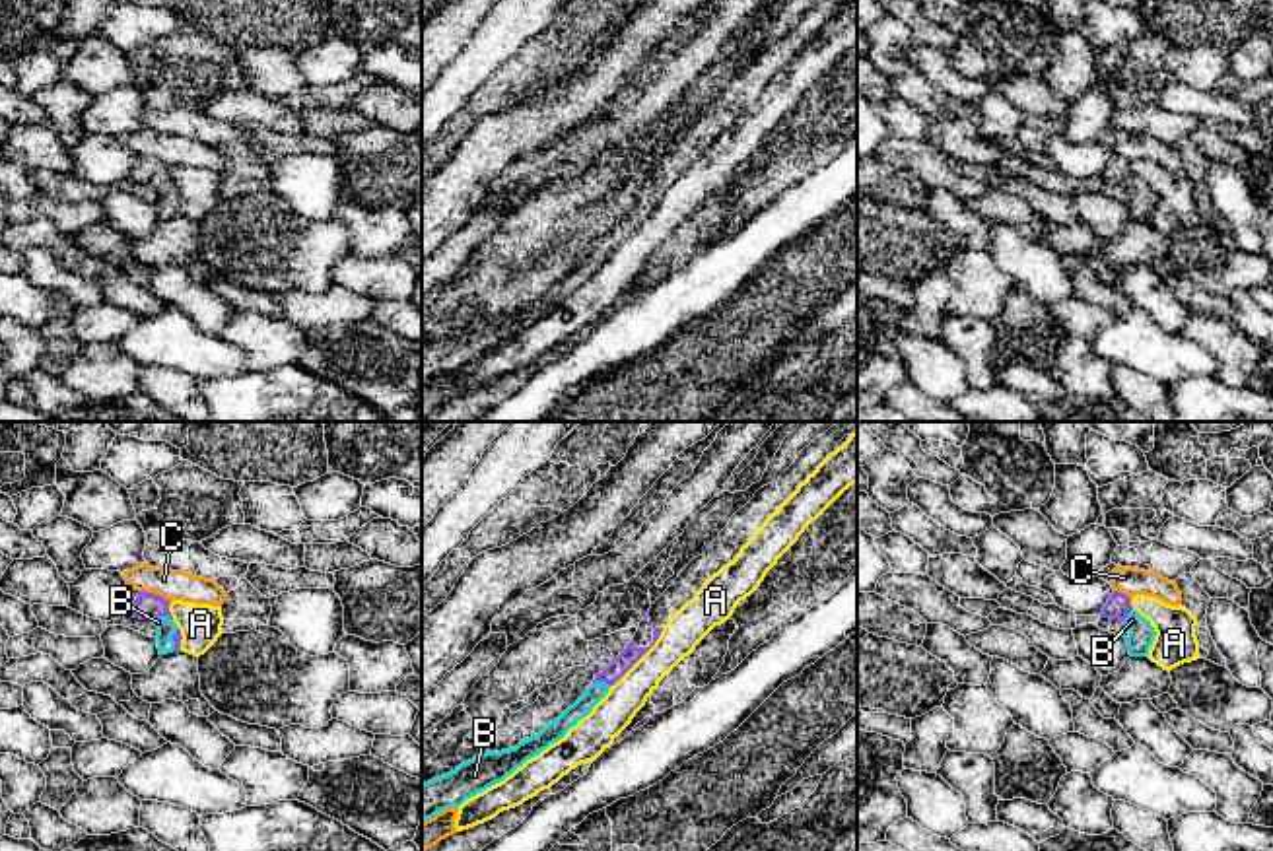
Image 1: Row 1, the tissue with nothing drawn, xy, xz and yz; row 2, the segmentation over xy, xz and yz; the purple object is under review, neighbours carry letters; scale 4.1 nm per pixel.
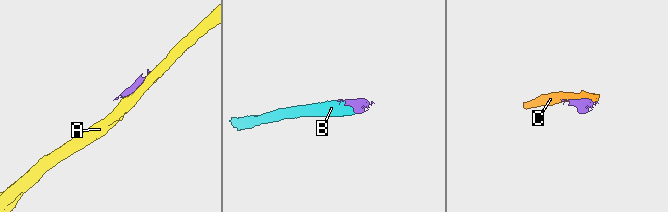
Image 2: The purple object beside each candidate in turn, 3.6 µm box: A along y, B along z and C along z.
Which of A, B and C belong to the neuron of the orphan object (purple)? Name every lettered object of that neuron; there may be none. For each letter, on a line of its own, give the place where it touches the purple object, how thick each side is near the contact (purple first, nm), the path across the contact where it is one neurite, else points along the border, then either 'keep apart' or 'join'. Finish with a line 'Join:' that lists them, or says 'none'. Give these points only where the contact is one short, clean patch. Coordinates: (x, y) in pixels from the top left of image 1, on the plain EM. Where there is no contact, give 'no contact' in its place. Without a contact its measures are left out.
A: contact xz (640, 222); calibres 80 and 160 nm; keep apart
B: contact xy (162, 179); calibres 110 and 80 nm; way xy (146, 171), (154, 171), (162, 179), (166, 191); join
C: contact xy (156, 160); calibres 110 and 130 nm; keep apart
Join: B

